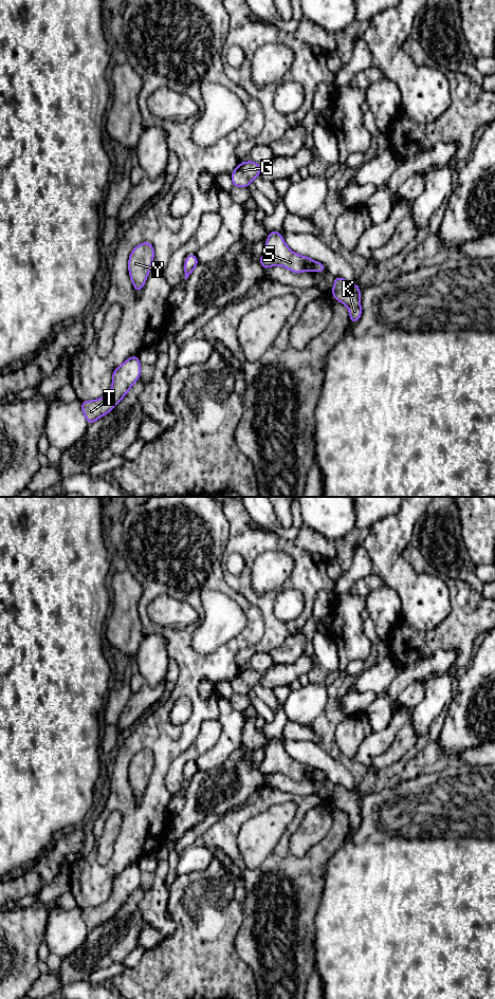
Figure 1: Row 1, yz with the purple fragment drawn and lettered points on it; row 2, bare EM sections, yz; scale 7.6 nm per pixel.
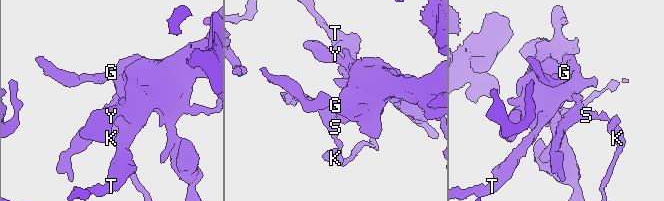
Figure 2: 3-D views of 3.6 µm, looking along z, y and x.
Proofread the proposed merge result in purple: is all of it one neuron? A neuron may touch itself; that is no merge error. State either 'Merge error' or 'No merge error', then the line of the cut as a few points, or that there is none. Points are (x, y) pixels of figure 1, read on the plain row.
Merge error. Split along yz (314, 769), (311, 777)

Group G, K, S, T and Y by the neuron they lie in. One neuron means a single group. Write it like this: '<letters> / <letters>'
G S T Y / K

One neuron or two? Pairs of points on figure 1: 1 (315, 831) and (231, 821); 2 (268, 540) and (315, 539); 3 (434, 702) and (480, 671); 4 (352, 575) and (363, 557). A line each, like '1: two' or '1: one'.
1: two
2: two
3: two
4: one

